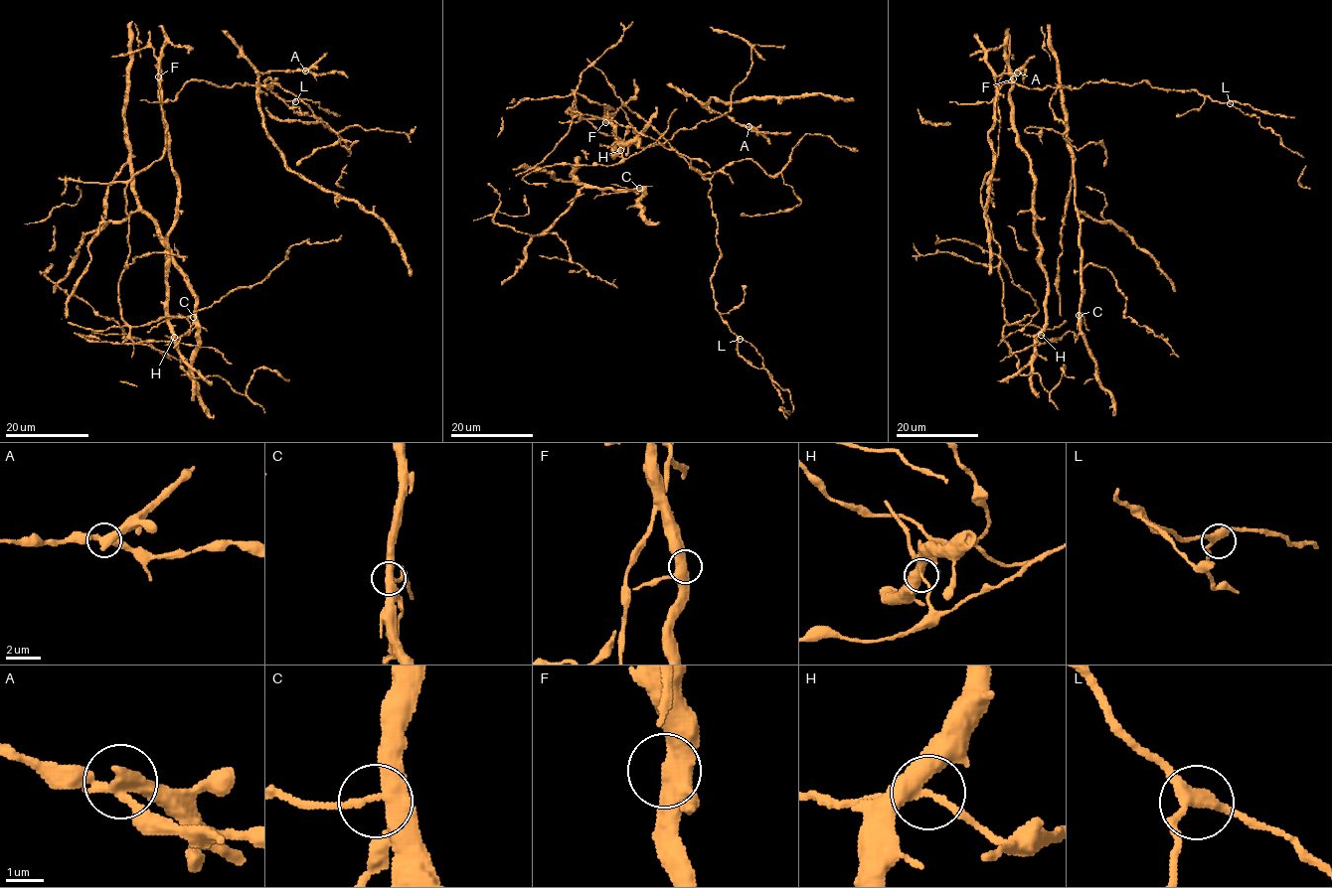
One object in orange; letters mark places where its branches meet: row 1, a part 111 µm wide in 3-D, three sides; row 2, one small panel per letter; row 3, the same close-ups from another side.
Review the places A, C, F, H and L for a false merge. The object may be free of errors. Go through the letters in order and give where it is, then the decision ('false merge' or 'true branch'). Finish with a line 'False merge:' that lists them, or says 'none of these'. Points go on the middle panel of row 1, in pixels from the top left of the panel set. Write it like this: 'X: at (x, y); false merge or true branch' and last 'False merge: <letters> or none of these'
A: at (749, 126); false merge
C: at (639, 188); true branch
F: at (605, 122); true branch
H: at (620, 150); true branch
L: at (740, 339); true branch
False merge: A

